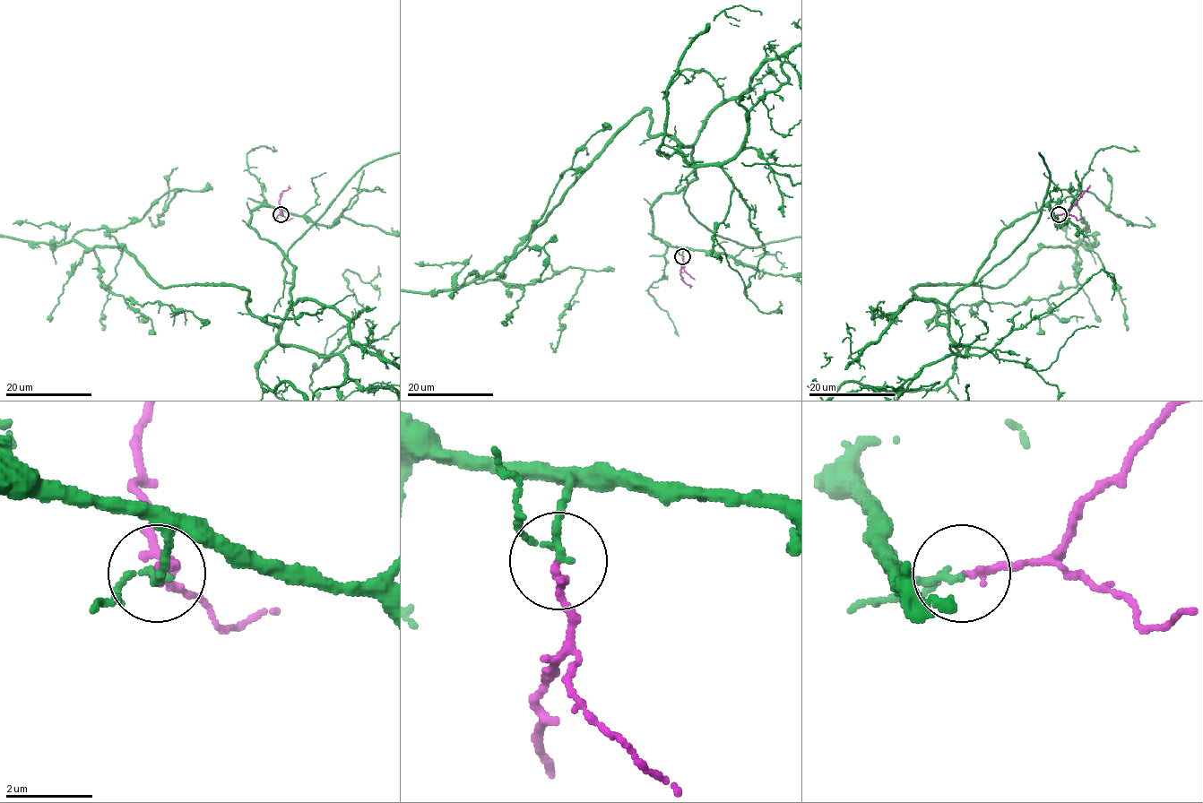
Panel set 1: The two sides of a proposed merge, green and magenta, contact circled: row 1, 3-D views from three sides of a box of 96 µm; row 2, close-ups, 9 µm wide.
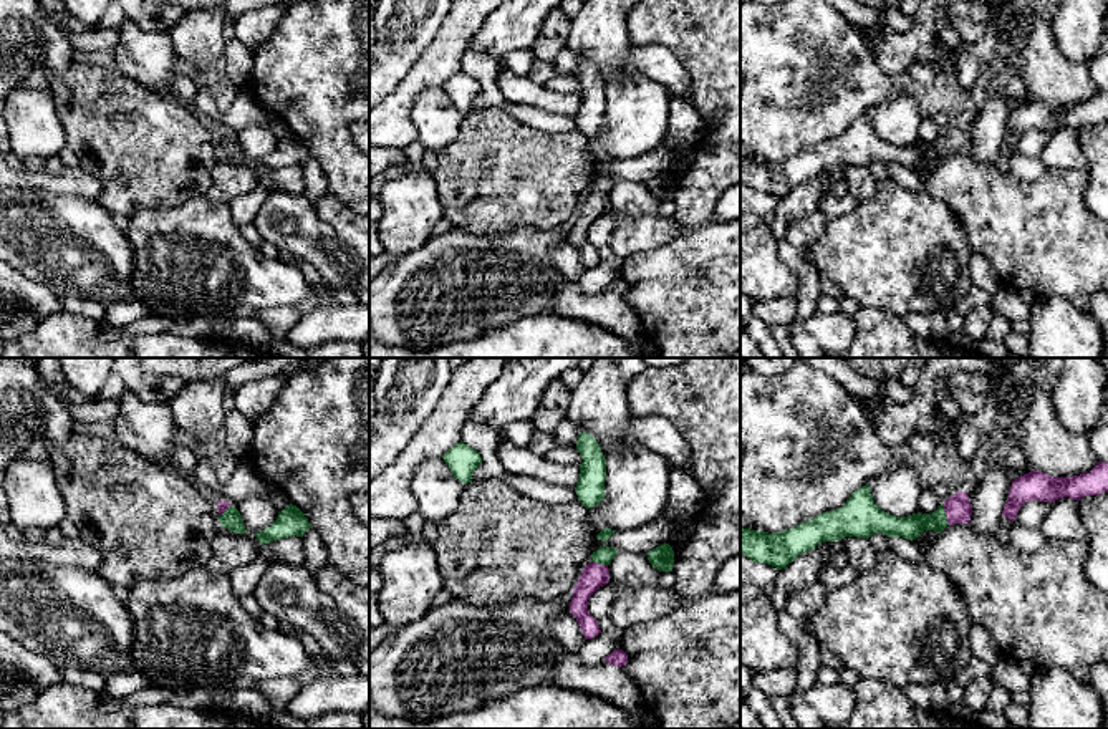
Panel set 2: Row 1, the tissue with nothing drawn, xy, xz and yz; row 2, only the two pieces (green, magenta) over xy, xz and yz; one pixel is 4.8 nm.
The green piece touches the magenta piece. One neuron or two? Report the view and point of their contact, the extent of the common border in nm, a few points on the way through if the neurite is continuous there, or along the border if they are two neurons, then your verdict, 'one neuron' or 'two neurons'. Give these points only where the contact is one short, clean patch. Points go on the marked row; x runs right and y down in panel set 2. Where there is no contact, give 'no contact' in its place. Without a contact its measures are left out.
meets green in yz at (944, 514); contact 120 nm long; runs through yz (913, 526), (938, 521), (944, 514), (958, 507); one neuron

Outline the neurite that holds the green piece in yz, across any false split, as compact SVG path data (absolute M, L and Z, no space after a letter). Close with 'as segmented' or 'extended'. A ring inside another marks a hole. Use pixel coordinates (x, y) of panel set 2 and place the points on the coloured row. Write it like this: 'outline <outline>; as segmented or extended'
outline M866 484L855 490L843 507L823 512L793 529L768 533L740 527L740 553L755 563L764 562L782 570L821 542L845 537L870 538L873 533L916 540L924 530L941 533L947 525L969 524L971 515L967 492L957 492L932 514L896 517L874 504Z; extended

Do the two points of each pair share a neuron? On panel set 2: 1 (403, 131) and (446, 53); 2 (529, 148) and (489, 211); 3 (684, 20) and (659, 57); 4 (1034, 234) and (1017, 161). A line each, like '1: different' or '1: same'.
1: same
2: same
3: different
4: different

